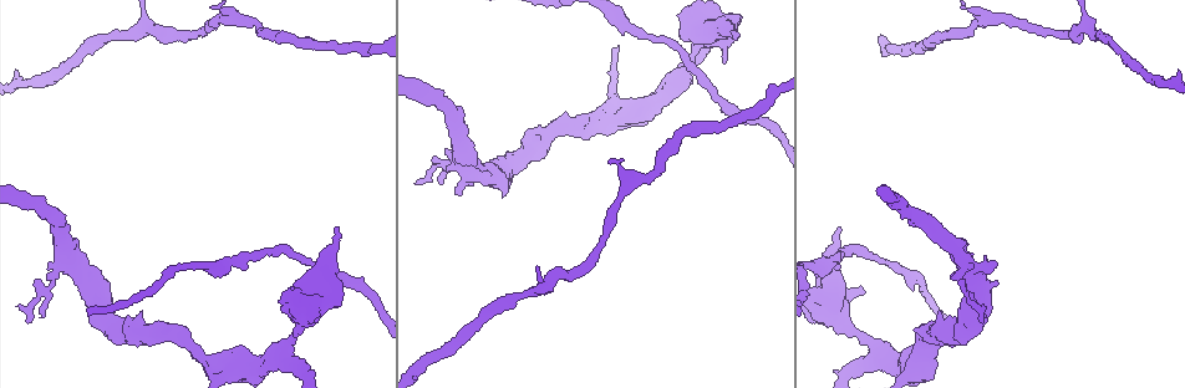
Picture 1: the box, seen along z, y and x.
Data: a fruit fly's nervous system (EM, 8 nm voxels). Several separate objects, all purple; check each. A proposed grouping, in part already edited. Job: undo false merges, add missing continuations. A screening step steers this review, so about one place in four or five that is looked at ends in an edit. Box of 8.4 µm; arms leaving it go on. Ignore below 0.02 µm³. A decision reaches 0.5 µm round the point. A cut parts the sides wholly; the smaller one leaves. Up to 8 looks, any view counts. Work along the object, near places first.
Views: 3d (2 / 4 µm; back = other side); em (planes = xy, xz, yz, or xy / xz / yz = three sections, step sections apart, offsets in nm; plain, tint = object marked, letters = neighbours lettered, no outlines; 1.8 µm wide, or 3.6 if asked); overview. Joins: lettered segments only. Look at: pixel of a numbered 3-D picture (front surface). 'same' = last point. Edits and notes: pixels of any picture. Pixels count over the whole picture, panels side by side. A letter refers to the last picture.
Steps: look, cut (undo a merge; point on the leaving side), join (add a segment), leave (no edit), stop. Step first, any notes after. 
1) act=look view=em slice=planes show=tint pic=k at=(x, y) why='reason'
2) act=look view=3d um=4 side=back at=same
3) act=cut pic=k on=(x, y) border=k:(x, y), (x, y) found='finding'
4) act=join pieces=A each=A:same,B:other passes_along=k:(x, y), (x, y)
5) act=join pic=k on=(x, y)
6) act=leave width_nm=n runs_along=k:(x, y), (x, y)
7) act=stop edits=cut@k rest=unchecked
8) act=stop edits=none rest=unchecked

act=look view=3d um=4 pic=1 at=(70, 264) why='abrupt turn'

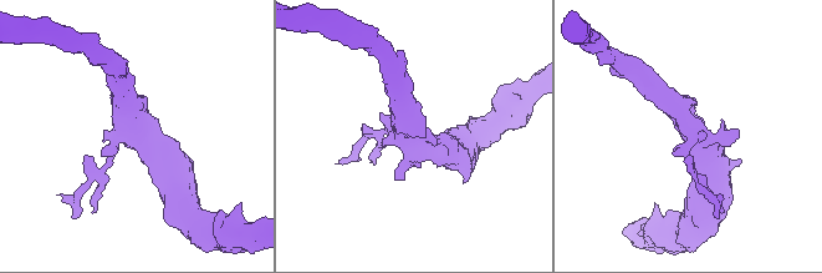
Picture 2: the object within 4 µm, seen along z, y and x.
act=look view=em um=3.6 slice=planes show=letters pic=2 at=(691, 135)

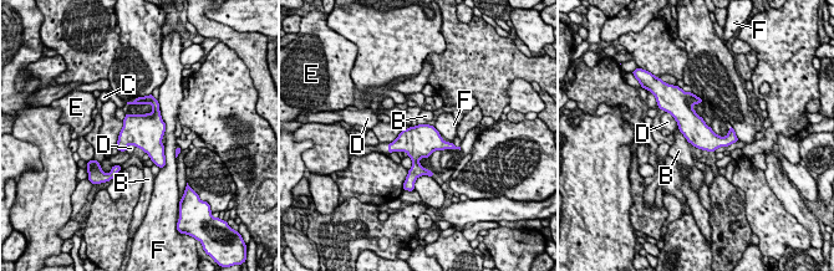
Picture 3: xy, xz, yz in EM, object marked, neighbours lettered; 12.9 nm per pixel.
act=leave each=B:other,C:other,D:other,E:other,F:other border=3:(665, 111), (675, 119), (680, 129) found='all the same neuron'

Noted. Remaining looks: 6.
act=look view=em slice=planes show=plain pic=1 at=(832, 258) why='calibre changes'

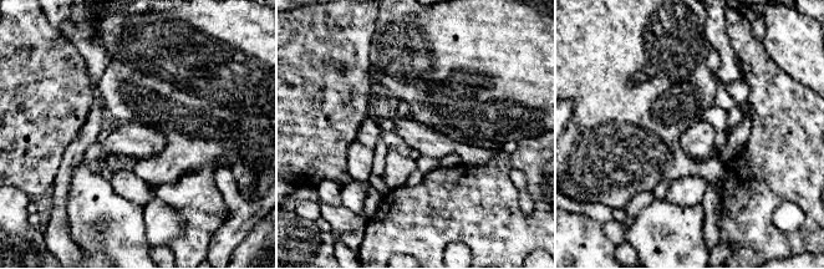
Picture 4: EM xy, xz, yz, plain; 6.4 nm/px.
act=look view=em slice=planes show=letters at=same

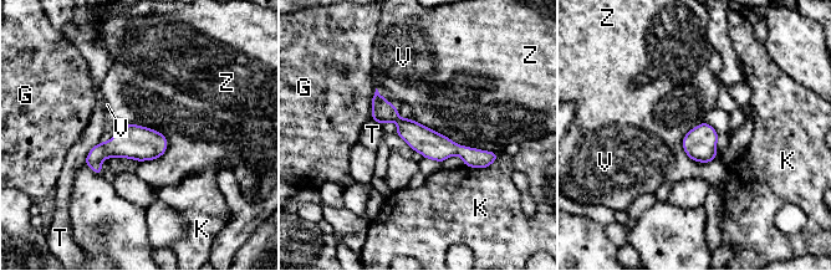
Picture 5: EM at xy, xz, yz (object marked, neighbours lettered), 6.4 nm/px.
act=leave each=G:other,K:other,T:other,V:other,Z:other runs_along=5:(376, 97), (428, 143), (488, 158) found='one neuron here'

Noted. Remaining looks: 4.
act=look view=3d um=4 pic=1 at=(337, 226)

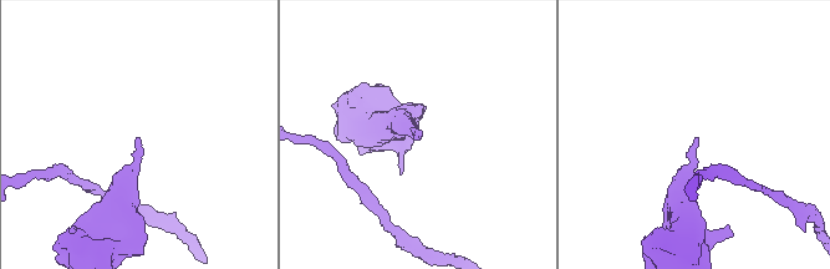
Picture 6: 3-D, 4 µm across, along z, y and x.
act=look view=em um=3.6 slice=planes show=letters pic=6 at=(419, 140) why='need the tissue'

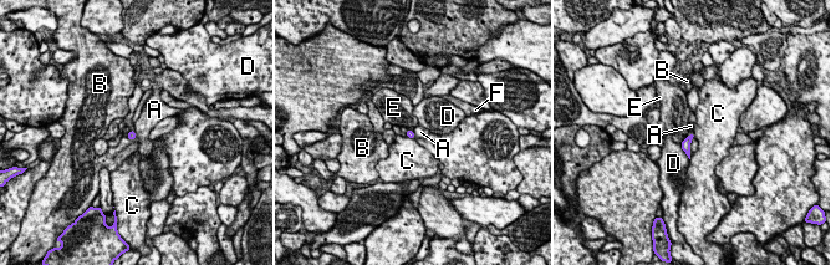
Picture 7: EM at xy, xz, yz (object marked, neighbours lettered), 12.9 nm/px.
act=leave each=A:other,B:other,C:other,D:other,E:other,F:other border=7:(694, 137), (691, 142), (691, 153) found='no lettered segment goes on from it'

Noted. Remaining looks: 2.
act=stop edits=none rest=unchecked

